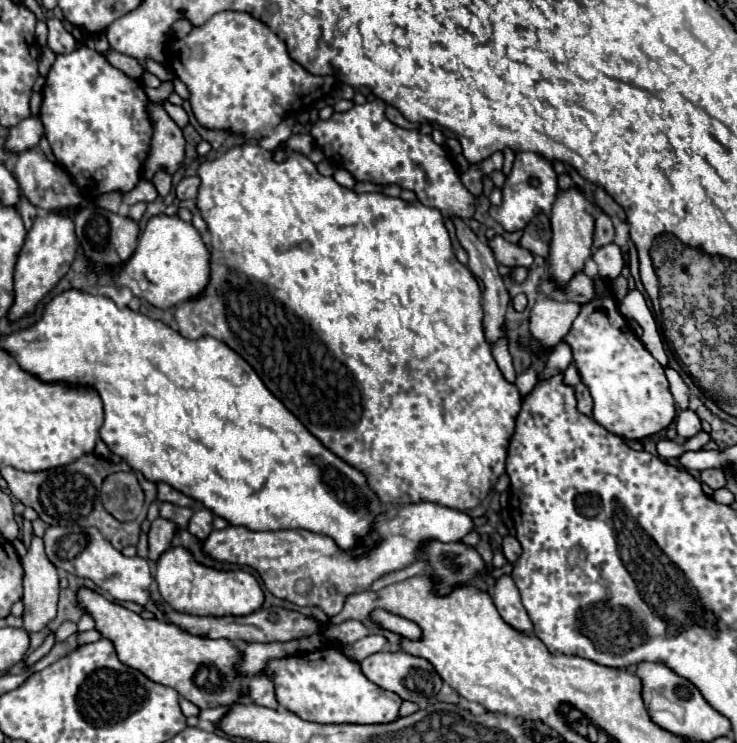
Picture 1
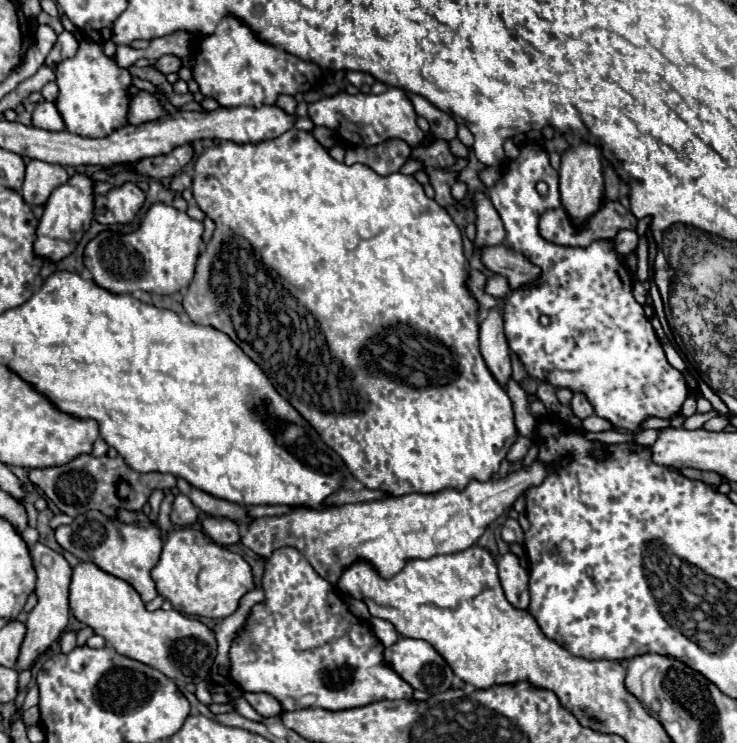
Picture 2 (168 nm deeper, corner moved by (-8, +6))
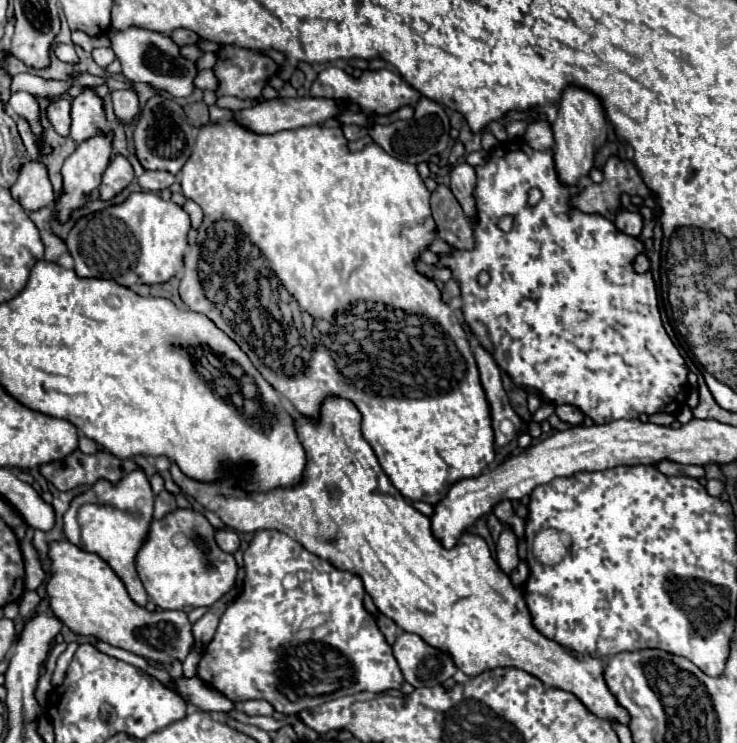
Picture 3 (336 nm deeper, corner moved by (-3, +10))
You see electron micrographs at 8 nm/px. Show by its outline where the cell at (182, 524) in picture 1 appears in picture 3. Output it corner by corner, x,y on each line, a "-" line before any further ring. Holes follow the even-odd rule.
163,490
163,492
159,492
157,496
155,496
155,518
159,520
159,518
163,518
167,512
173,512
177,508
177,502
175,502
175,496
171,494
171,492
167,492
167,490

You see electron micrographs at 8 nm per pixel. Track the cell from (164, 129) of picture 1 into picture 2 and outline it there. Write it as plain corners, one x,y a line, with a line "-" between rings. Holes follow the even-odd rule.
138,92
132,96
132,104
128,110
128,122
130,124
142,124
150,122
154,118
160,118
166,114
166,108
160,104
160,100
148,92

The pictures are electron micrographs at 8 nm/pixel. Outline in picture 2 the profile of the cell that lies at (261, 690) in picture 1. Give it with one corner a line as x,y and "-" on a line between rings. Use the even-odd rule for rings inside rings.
244,692
244,698
252,704
252,708
262,716
280,716
282,704
268,692

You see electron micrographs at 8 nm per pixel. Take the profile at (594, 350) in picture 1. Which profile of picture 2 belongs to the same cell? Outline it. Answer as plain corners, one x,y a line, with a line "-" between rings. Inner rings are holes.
526,144
526,146
522,146
522,148
520,148
520,156
518,156
516,160
508,162
508,168
506,168
504,176
500,178
500,182
498,182
496,186
490,188
488,194
490,194
490,200
492,200
494,208
498,210
500,218
502,218
502,222
504,222
504,228
506,228
506,244
512,246
516,252
524,254
532,264
536,264
536,266
542,268
540,284
534,286
534,288
520,288
520,290
516,290
516,292
506,300
506,308
504,308
504,332
506,332
506,338
508,338
508,342
510,342
512,352
516,352
516,354
520,356
520,360
522,360
524,368
528,370
528,374
530,374
532,378
536,378
536,380
544,380
544,378
546,378
554,388
572,388
574,392
578,392
578,390
584,392
584,394
588,396
588,400
592,402
596,414
602,416
602,418
606,418
606,420
610,420
616,430
636,432
636,430
642,426
642,422
644,422
646,418
650,418
650,416
656,416
656,418
670,418
670,416
678,414
678,412
682,410
682,404
684,404
686,396
688,396
688,386
686,386
686,382
684,382
684,376
682,376
674,366
668,364
666,354
664,354
664,350
662,350
662,344
660,344
660,340
656,338
656,334
654,334
654,330
652,330
652,324
644,318
642,306
634,300
634,296
632,296
632,286
628,284
628,272
626,272
622,260
612,252
612,242
596,242
596,244
590,244
588,248
562,248
562,246
556,246
556,244
548,244
548,242
538,234
538,218
540,218
540,214
546,212
548,208
558,208
561,206
559,176
558,172
556,172
556,170
550,166
550,162
548,162
548,152
546,152
542,146
536,146
536,144
-
538,180
548,182
548,194
546,194
546,196
540,196
540,194
536,192
534,186
536,186

